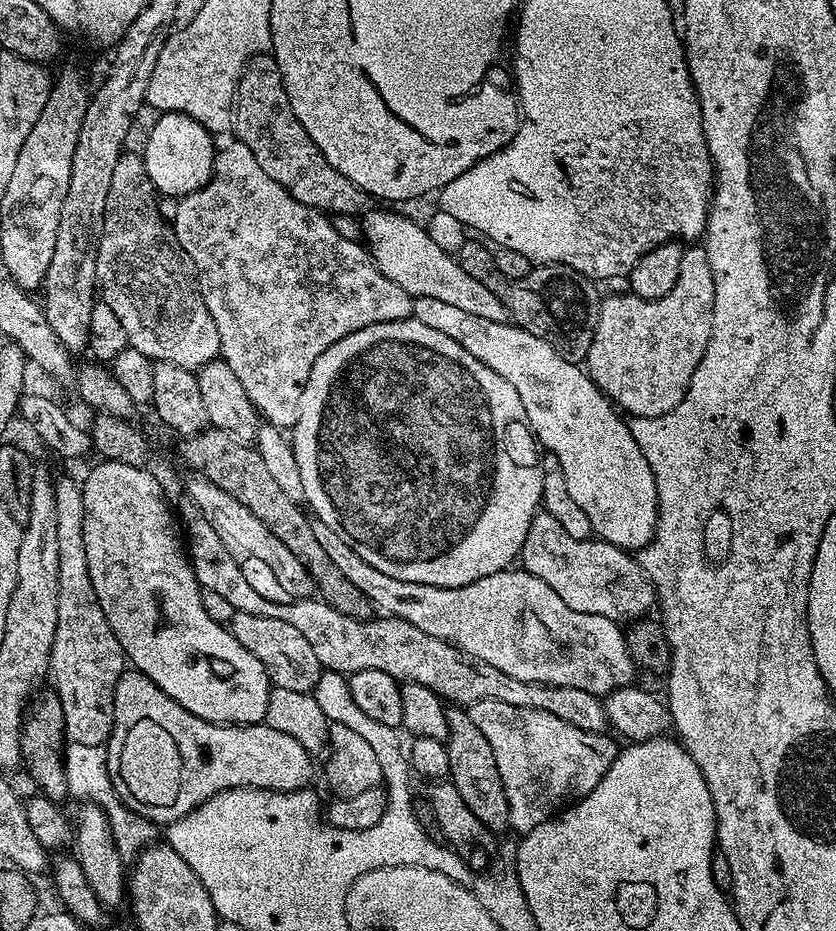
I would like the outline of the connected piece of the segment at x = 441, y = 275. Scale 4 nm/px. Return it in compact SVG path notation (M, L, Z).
M396 212L363 213L363 243L366 245L375 266L390 282L398 282L402 290L406 290L413 298L439 298L457 310L466 310L466 314L478 314L478 318L486 318L490 322L509 323L510 317L506 306L493 292L486 290L482 282L470 278L466 270L462 270L459 259L453 253L442 250L434 238L430 238L427 227L423 223L415 224L408 216L399 216Z

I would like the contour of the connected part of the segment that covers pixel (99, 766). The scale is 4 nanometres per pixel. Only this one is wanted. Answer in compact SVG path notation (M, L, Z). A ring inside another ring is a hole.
M69 743L64 749L64 769L69 797L77 796L78 799L84 800L80 802L91 802L95 807L104 809L121 856L135 857L141 849L157 839L157 825L147 820L145 816L137 816L132 809L124 805L120 795L117 794L108 773L108 754L103 747Z

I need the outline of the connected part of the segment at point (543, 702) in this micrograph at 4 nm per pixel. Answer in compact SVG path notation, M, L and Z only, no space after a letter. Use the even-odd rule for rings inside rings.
M181 500L178 516L186 533L186 551L201 588L222 594L222 598L226 598L226 602L230 602L230 606L234 606L238 612L262 614L266 618L282 618L282 622L290 622L290 626L296 627L306 638L306 642L314 646L314 654L318 654L321 669L343 674L358 670L382 670L382 674L390 674L398 682L430 686L430 690L439 694L441 700L456 706L471 706L483 700L497 700L510 702L510 706L546 710L582 730L604 732L609 727L601 697L577 688L555 688L549 684L518 682L518 678L510 678L510 674L502 674L486 662L473 660L453 644L426 634L418 630L418 626L410 626L410 622L405 620L395 620L393 616L355 620L327 606L304 608L308 606L300 602L279 604L276 600L267 600L244 577L244 572L240 569L243 567L232 557L230 550L222 546L222 538L218 538L214 526L206 522L206 518L192 505L191 500Z

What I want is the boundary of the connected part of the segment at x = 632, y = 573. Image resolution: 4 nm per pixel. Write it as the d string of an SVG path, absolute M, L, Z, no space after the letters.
M537 511L518 560L523 571L541 578L566 606L579 613L601 614L624 624L649 615L658 600L645 569L631 553L599 538L572 538L552 512Z

